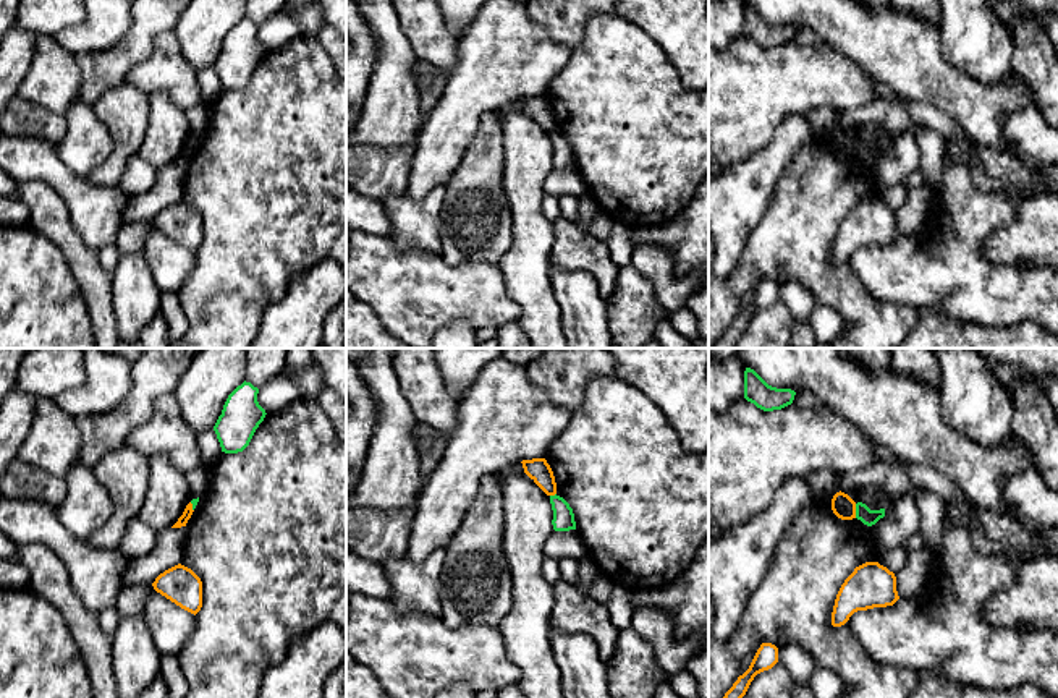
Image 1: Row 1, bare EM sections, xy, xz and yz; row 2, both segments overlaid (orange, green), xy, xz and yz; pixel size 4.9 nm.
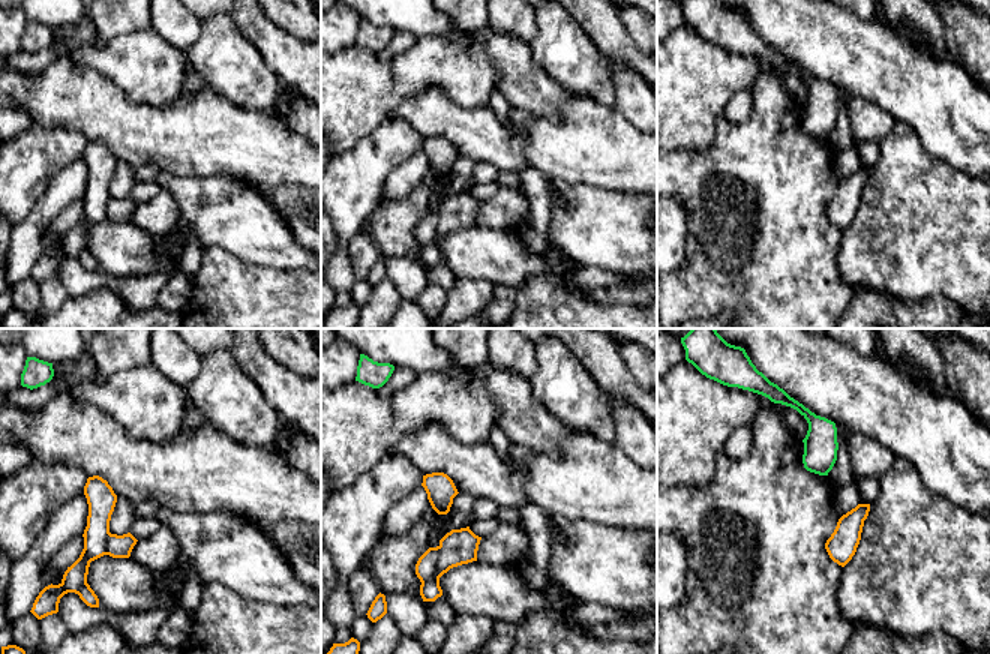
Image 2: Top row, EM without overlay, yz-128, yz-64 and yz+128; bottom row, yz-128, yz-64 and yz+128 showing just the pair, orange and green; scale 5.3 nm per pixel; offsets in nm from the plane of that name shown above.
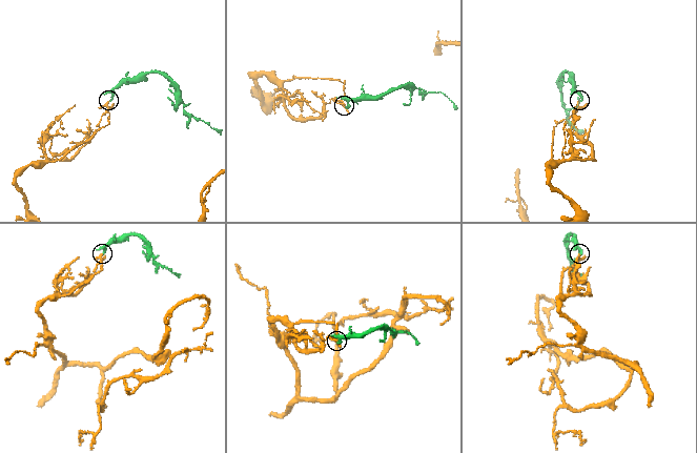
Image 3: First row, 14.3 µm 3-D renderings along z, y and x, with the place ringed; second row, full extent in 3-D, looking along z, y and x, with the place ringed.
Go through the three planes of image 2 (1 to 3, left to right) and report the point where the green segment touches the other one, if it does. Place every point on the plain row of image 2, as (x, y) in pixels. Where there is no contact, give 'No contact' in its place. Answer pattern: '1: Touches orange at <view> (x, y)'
1: No contact
2: No contact
3: No contact

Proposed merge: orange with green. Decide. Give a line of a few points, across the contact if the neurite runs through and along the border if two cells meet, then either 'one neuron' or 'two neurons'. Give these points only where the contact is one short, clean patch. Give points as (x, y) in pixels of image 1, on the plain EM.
line yz (854, 141), (856, 154); two neurons

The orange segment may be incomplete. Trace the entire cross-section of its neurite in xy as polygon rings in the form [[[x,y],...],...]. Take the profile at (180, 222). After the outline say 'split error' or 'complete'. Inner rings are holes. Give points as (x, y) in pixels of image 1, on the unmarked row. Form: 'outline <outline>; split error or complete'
outline [[[181,201],[160,211],[152,223],[157,230],[194,253],[202,245],[202,219],[191,206]]]; complete

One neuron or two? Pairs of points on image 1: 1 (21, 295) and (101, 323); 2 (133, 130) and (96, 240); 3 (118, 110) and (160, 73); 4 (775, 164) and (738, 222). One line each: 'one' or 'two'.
1: two
2: two
3: two
4: one

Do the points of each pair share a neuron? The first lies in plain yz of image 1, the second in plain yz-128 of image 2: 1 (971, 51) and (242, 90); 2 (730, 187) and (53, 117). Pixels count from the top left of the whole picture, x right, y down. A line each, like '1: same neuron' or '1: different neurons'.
1: same neuron
2: different neurons

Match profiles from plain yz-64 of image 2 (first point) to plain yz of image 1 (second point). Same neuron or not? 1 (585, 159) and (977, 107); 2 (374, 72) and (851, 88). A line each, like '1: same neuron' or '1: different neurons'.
1: different neurons
2: same neuron

